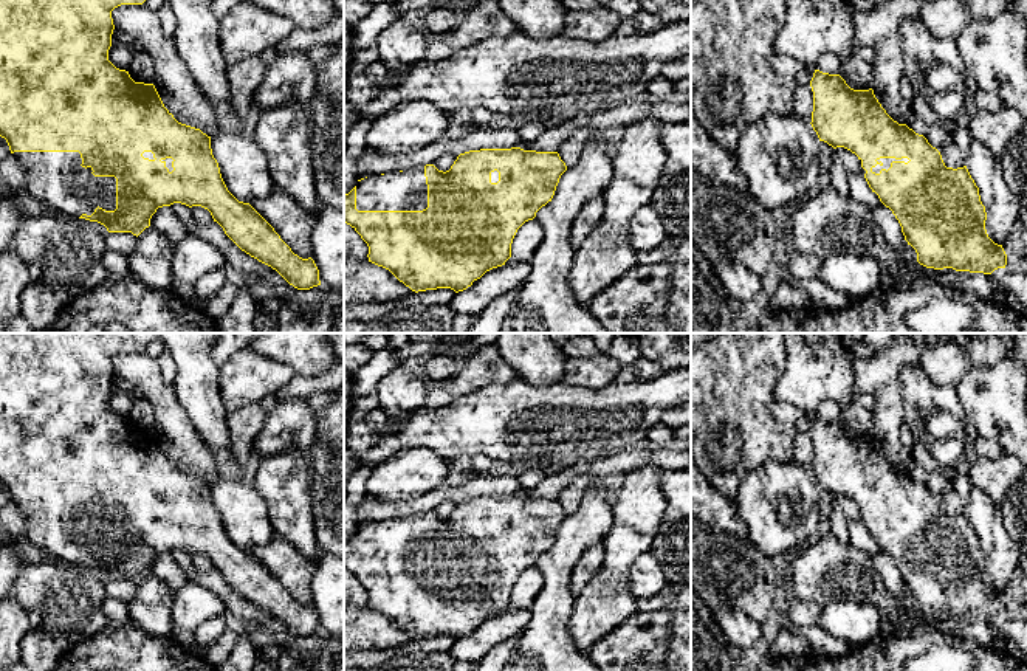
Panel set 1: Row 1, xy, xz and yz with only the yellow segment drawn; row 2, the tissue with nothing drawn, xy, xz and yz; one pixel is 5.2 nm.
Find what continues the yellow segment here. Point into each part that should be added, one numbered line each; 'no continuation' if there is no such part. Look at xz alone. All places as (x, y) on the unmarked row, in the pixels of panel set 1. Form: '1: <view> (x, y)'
1: xz (395, 538)

